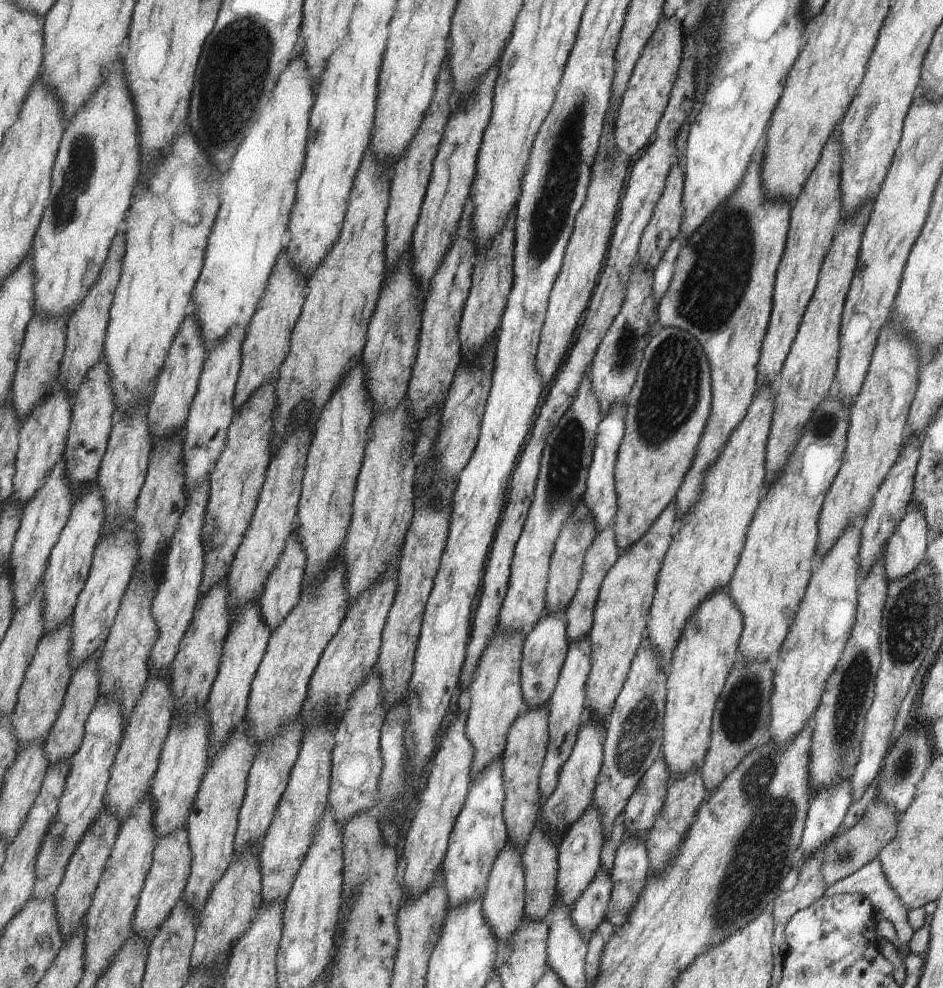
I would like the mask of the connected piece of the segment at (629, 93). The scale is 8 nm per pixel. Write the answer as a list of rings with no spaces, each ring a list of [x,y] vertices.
[[[663,17],[658,24],[658,30],[646,44],[635,65],[634,75],[631,77],[618,112],[614,133],[618,150],[625,157],[637,154],[641,148],[648,148],[652,143],[651,138],[658,131],[665,108],[670,103],[671,91],[681,66],[683,48],[685,48],[685,40],[683,40],[680,18]]]

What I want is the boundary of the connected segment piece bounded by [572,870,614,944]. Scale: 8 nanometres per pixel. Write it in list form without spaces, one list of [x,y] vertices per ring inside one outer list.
[[[600,870],[572,910],[575,926],[589,944],[598,928],[608,920],[613,887],[611,874]]]

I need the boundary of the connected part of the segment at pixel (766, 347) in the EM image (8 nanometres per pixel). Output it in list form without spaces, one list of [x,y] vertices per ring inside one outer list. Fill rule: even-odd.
[[[836,135],[827,139],[815,168],[790,207],[784,249],[774,272],[770,317],[760,344],[756,386],[769,387],[778,375],[796,335],[802,314],[811,298],[821,261],[833,240],[833,228],[841,218],[839,177],[840,146]]]

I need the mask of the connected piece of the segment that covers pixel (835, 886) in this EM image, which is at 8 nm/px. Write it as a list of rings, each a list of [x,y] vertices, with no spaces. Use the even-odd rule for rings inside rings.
[[[875,858],[870,860],[867,864],[864,864],[862,867],[859,867],[853,874],[838,880],[837,882],[831,883],[829,886],[824,887],[824,896],[830,897],[833,895],[842,895],[842,894],[855,894],[859,893],[867,897],[867,900],[872,904],[872,907],[879,911],[883,918],[886,918],[891,922],[893,928],[895,929],[898,941],[900,946],[897,949],[898,953],[901,955],[906,955],[908,952],[907,943],[908,940],[912,937],[912,932],[914,931],[911,927],[908,926],[906,919],[907,909],[904,907],[904,904],[899,900],[899,897],[895,894],[895,891],[887,884],[886,876],[882,871],[880,862]]]

